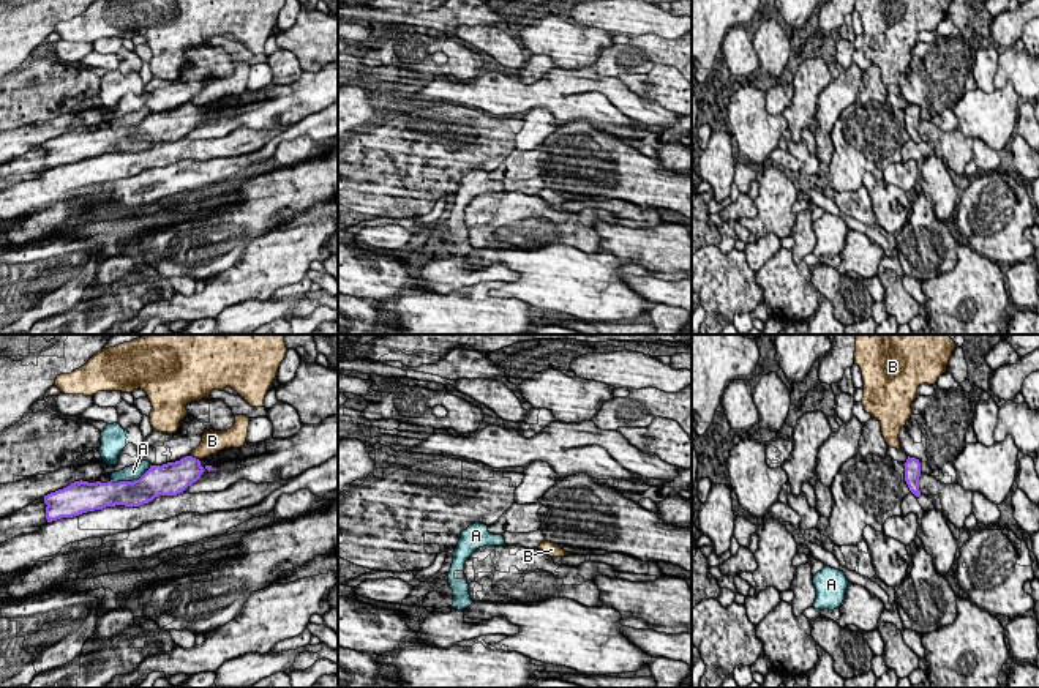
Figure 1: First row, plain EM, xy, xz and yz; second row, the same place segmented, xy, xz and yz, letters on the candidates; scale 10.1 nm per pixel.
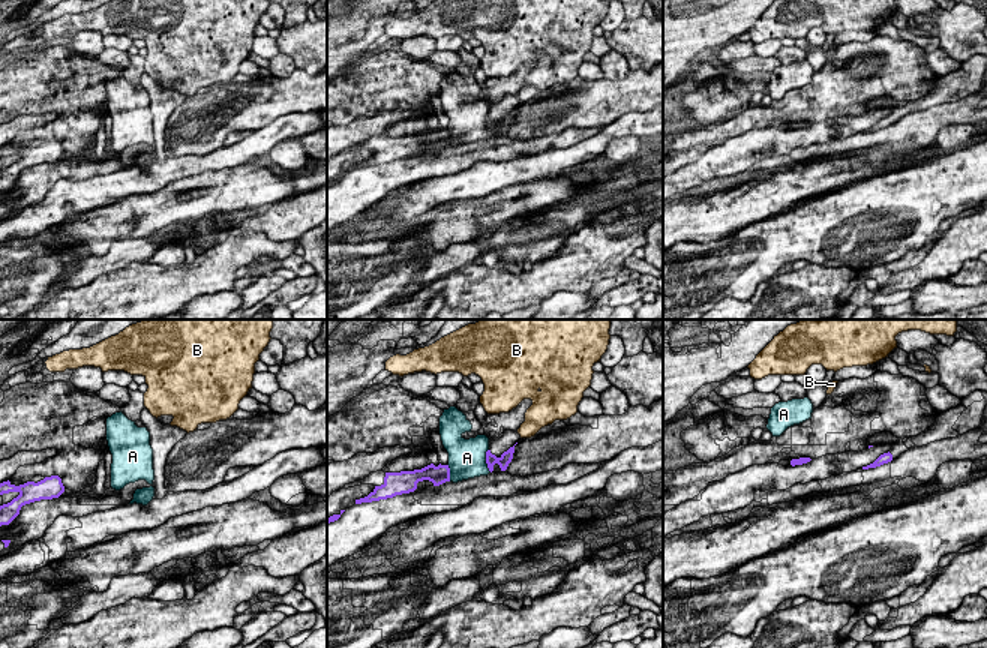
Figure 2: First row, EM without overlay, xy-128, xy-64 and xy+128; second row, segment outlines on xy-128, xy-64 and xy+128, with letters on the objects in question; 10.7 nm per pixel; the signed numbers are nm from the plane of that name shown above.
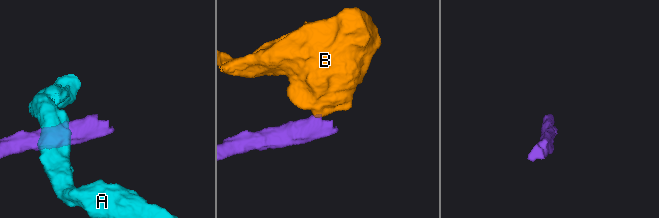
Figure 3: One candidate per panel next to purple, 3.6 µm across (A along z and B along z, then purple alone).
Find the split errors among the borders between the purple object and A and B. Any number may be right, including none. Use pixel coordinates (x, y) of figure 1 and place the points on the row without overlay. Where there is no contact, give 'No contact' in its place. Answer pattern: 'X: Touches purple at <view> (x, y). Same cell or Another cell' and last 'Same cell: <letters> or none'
A: Touches purple at xy (131, 128). Another cell
B: Touches purple at xy (195, 104). Another cell
Same cell: none

